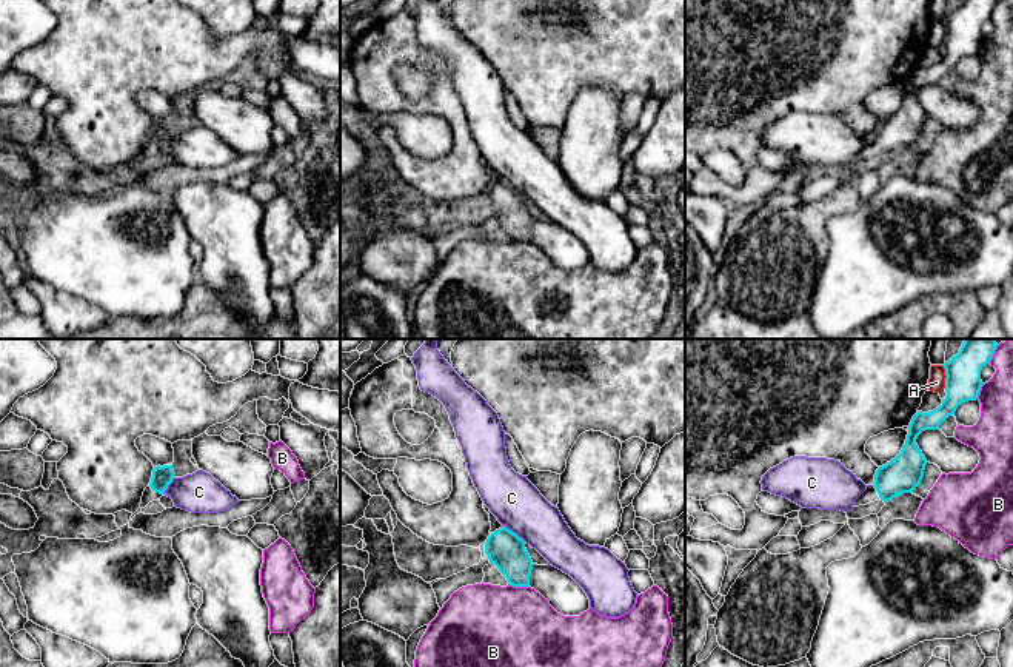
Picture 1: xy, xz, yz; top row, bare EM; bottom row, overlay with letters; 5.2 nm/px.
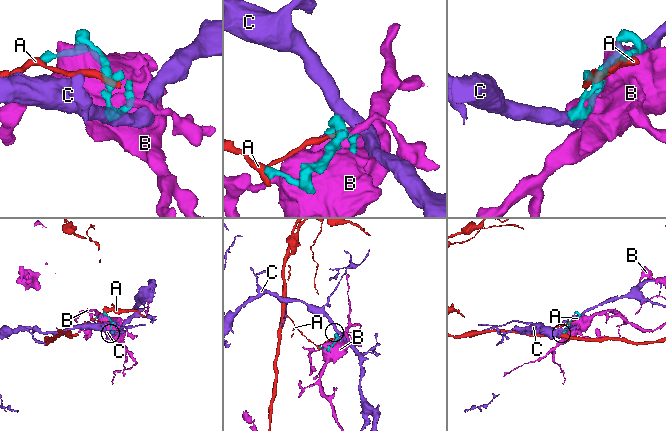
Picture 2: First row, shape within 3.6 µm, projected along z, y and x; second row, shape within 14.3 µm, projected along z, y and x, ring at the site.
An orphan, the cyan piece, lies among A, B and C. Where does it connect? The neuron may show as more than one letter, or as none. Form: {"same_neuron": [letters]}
{"same_neuron": []}

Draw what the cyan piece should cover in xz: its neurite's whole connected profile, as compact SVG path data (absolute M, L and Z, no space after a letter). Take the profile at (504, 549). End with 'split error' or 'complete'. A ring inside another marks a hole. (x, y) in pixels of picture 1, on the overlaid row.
M485 504L483 508L491 522L491 535L485 542L486 559L506 578L508 585L530 587L534 564L525 548L525 541L503 527Z; split error

